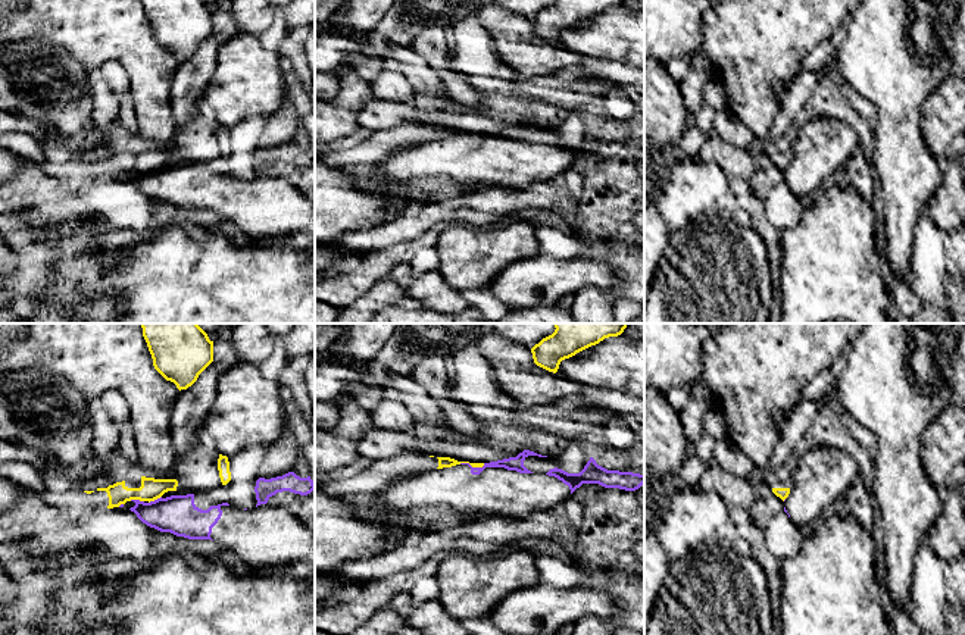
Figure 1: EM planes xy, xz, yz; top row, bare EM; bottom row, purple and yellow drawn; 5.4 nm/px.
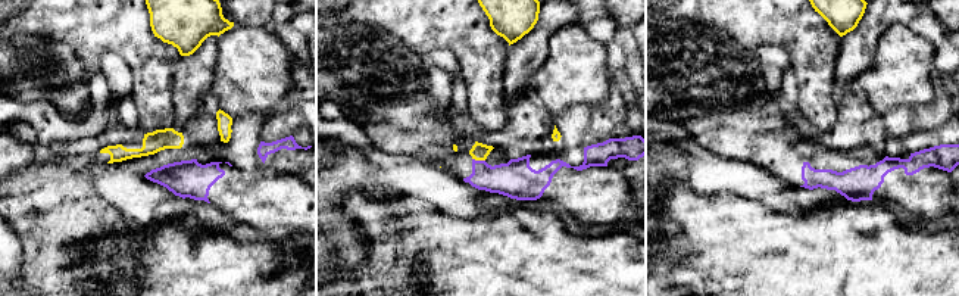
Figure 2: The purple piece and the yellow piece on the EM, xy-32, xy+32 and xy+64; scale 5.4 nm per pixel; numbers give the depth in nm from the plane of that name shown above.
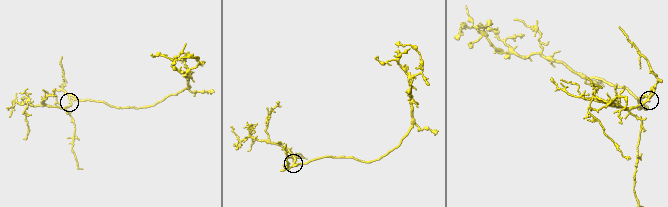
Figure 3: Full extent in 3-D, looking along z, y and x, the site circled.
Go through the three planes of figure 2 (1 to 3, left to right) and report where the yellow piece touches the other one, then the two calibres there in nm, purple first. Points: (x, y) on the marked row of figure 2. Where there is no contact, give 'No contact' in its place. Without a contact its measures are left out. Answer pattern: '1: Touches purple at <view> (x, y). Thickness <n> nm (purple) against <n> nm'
1: No contact
2: Touches purple at xy+32 (478, 161). Thickness 200 nm (purple) against 90 nm
3: No contact

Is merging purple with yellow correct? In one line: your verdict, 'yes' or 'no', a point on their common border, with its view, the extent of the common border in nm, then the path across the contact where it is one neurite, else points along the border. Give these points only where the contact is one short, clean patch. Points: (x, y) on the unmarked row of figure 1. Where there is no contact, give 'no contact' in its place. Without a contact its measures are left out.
no; meets purple in xz at (471, 137); contact 140 nm long; border along xz (459, 134), (471, 137), (484, 135)

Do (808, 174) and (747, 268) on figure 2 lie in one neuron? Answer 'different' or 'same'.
different

